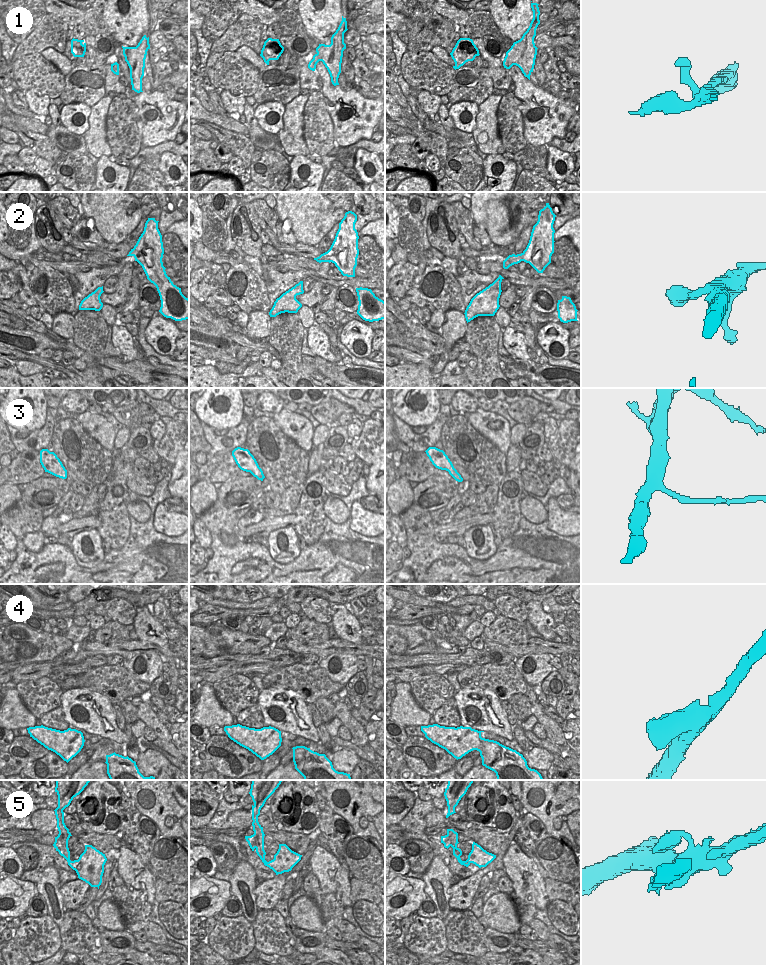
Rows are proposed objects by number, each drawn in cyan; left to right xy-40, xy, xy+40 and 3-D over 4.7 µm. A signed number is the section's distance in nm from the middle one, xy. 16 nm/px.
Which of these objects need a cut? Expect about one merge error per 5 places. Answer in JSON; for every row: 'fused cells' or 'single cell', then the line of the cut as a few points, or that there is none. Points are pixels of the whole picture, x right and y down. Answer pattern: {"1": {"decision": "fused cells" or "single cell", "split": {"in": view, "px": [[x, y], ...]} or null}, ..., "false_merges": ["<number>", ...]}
{"1": {"decision": "single cell", "split": null}, "2": {"decision": "single cell", "split": null}, "3": {"decision": "single cell", "split": null}, "4": {"decision": "single cell", "split": null}, "5": {"decision": "single cell", "split": null}, "false_merges": []}

